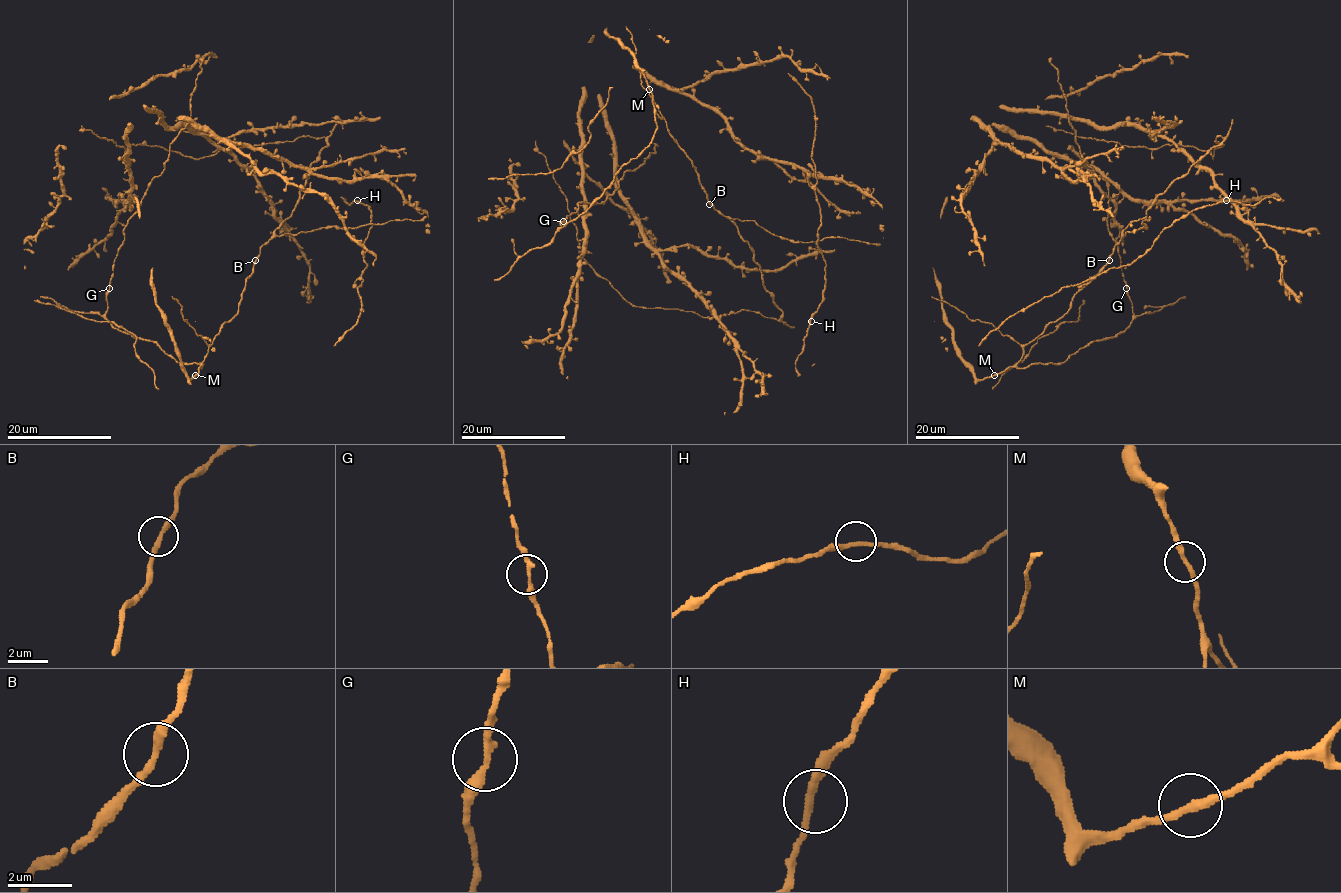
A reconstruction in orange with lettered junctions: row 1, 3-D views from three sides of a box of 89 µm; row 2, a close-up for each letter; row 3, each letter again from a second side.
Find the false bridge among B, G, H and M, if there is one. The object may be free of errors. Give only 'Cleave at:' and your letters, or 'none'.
Cleave at: none

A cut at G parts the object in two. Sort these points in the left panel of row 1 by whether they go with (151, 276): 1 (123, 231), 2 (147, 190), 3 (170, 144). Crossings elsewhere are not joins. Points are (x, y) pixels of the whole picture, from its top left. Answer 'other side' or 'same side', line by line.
1: other side
2: other side
3: other side

